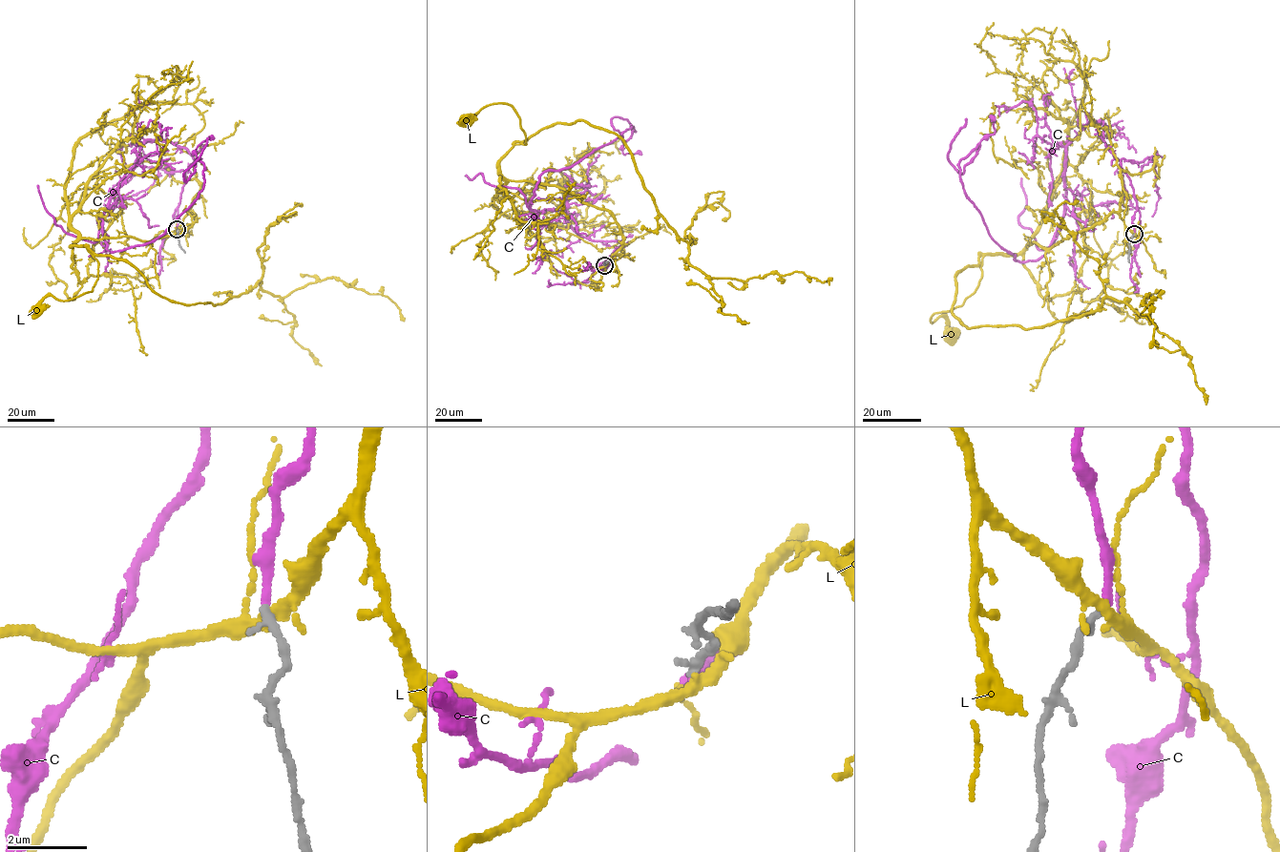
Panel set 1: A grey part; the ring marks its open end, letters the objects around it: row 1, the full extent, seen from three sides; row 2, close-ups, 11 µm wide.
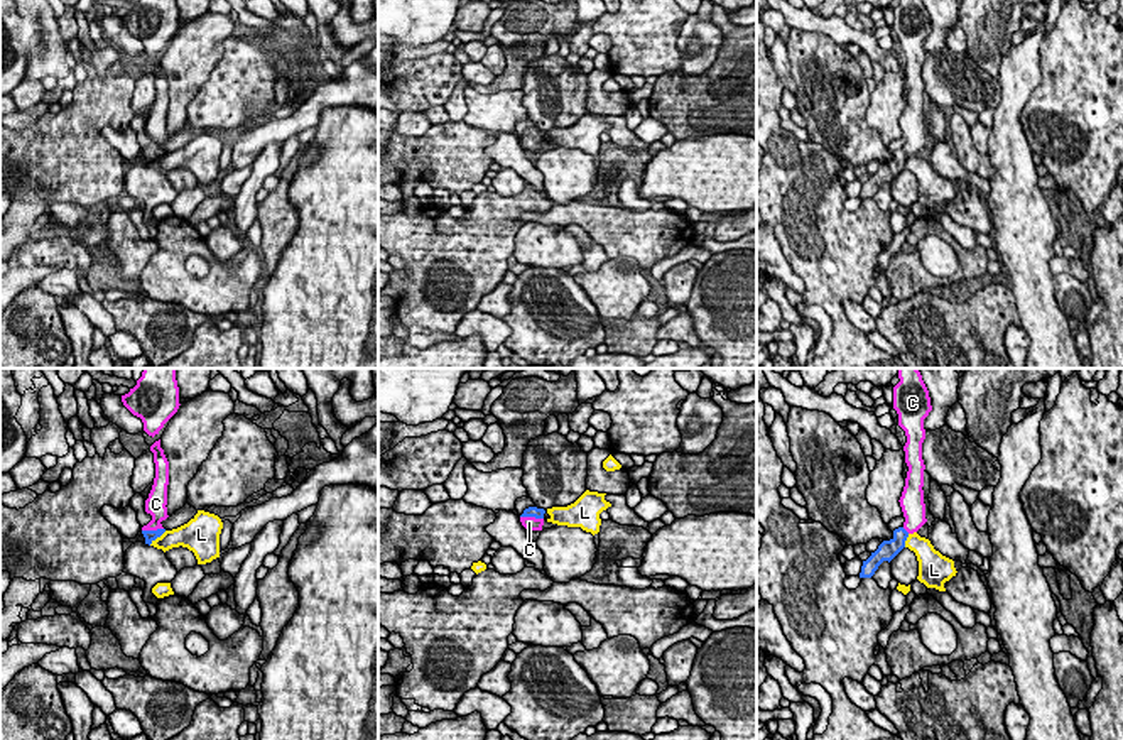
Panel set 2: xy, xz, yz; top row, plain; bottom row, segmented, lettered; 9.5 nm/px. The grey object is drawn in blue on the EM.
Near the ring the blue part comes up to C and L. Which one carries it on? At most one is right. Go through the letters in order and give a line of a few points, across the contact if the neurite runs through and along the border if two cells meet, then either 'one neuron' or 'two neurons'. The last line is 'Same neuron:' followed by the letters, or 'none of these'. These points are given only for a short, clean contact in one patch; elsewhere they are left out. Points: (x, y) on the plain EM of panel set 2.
C: xz (536, 134), (532, 137), (529, 144) | one neuron
L: xy (166, 152), (149, 166) | two neurons
Same neuron: C

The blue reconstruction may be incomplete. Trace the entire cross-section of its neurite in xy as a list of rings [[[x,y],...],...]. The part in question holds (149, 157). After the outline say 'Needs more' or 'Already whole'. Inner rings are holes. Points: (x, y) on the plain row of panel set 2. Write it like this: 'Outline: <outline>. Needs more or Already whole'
Outline: [[[160,61],[150,68],[154,74],[155,84],[155,100],[149,120],[145,122],[145,133],[152,137],[152,142],[142,149],[142,155],[145,159],[145,166],[152,166],[157,159],[160,159],[165,150],[162,149],[162,142],[167,137],[167,106],[169,106],[169,83],[160,69]]]. Needs more

